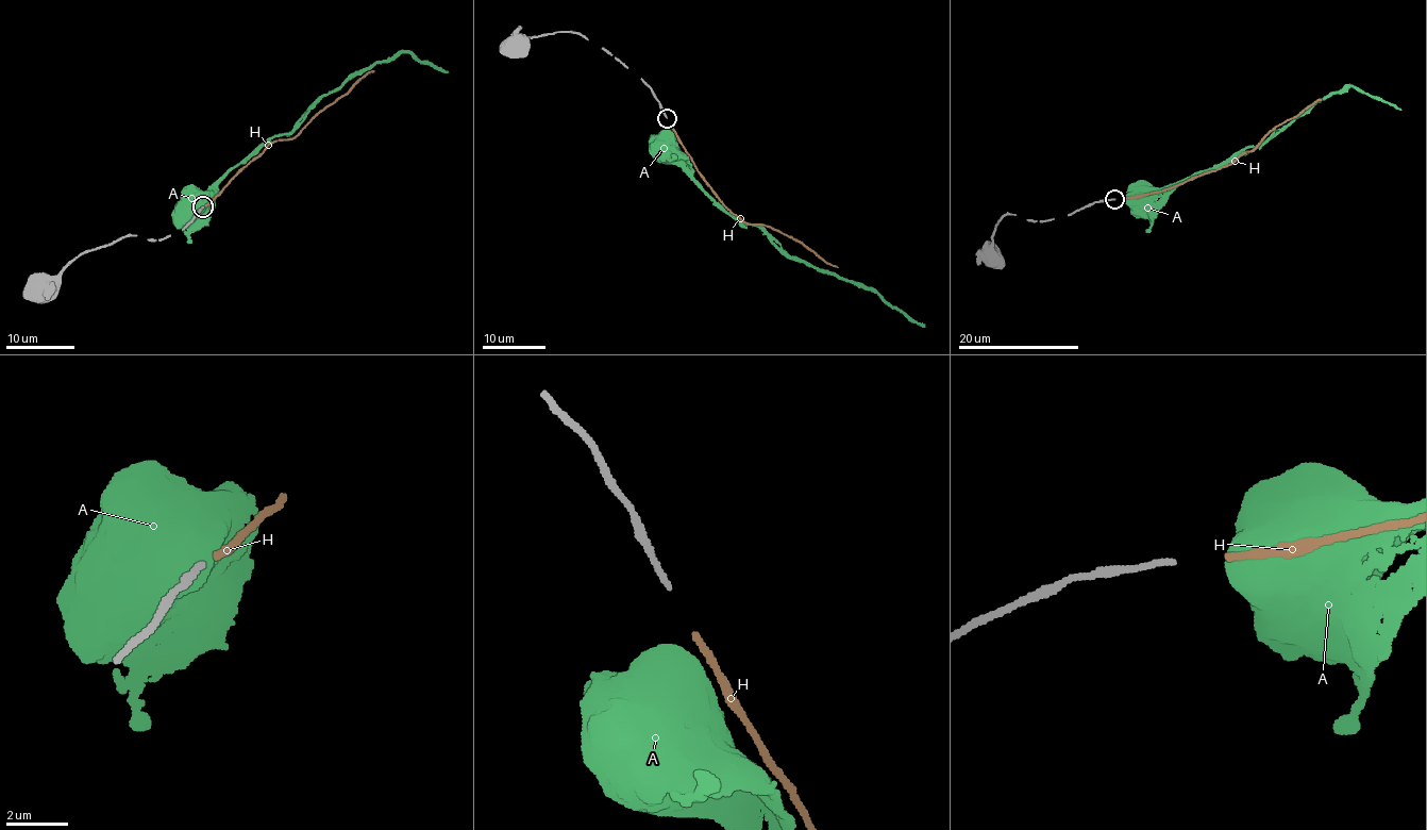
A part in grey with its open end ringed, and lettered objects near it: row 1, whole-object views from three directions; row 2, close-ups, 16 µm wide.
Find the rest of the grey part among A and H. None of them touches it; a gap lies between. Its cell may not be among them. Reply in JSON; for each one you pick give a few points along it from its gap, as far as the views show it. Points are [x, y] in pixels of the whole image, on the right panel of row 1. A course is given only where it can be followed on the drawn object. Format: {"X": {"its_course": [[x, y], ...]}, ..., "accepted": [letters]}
{"H": {"its_course": [[1125, 198], [1175, 187], [1230, 163], [1253, 150], [1273, 129], [1321, 98]]}, "accepted": ["H"]}

